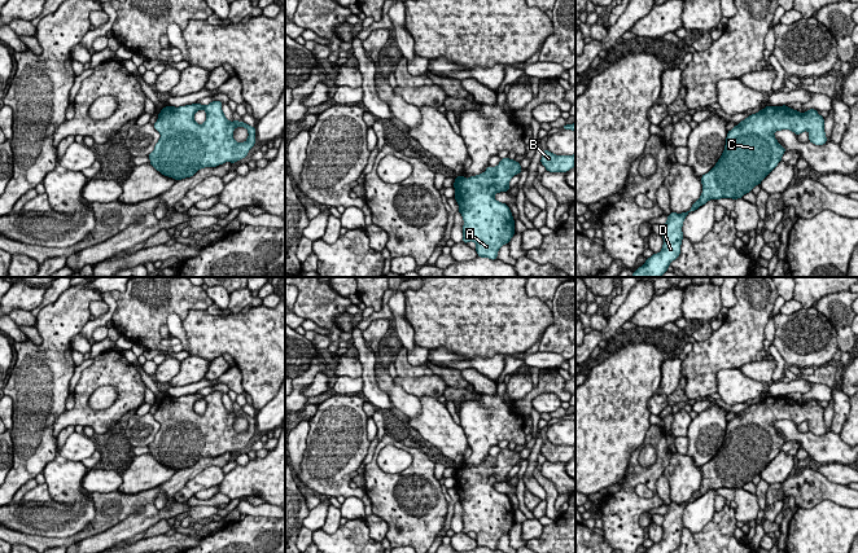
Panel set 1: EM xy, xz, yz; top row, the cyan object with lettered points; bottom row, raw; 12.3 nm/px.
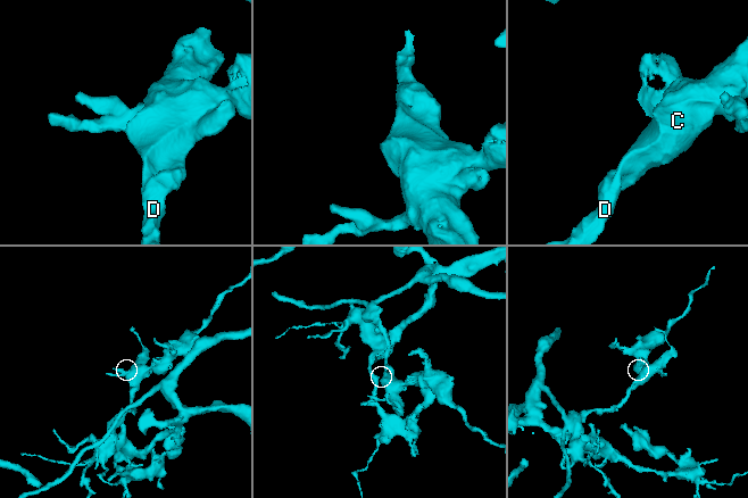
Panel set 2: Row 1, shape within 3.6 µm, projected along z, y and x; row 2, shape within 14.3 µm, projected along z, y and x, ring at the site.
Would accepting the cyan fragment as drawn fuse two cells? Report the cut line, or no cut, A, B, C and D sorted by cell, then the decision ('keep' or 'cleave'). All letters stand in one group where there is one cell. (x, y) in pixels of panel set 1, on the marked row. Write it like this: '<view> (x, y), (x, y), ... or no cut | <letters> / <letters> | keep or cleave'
no cut | A B C D | keep

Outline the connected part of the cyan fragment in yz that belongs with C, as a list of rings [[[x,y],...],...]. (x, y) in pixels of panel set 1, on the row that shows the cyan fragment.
[[[766,106],[749,115],[727,132],[725,150],[715,166],[701,176],[702,193],[687,212],[673,212],[664,225],[662,250],[653,254],[634,271],[632,277],[661,277],[680,255],[683,220],[710,199],[743,198],[778,166],[785,153],[778,144],[775,131],[789,130],[797,136],[809,132],[815,145],[827,142],[824,118],[815,109],[798,113],[783,106]]]

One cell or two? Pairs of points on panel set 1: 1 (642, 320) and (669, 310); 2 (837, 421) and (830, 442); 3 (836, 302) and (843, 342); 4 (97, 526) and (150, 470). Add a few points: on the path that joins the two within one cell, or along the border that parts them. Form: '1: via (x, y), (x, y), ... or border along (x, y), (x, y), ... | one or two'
1: via (648, 316), (662, 310) | one
2: border along (831, 430), (839, 434) | two
3: via (839, 312), (843, 332) | one
4: border along (158, 486), (135, 494), (117, 491) | two

